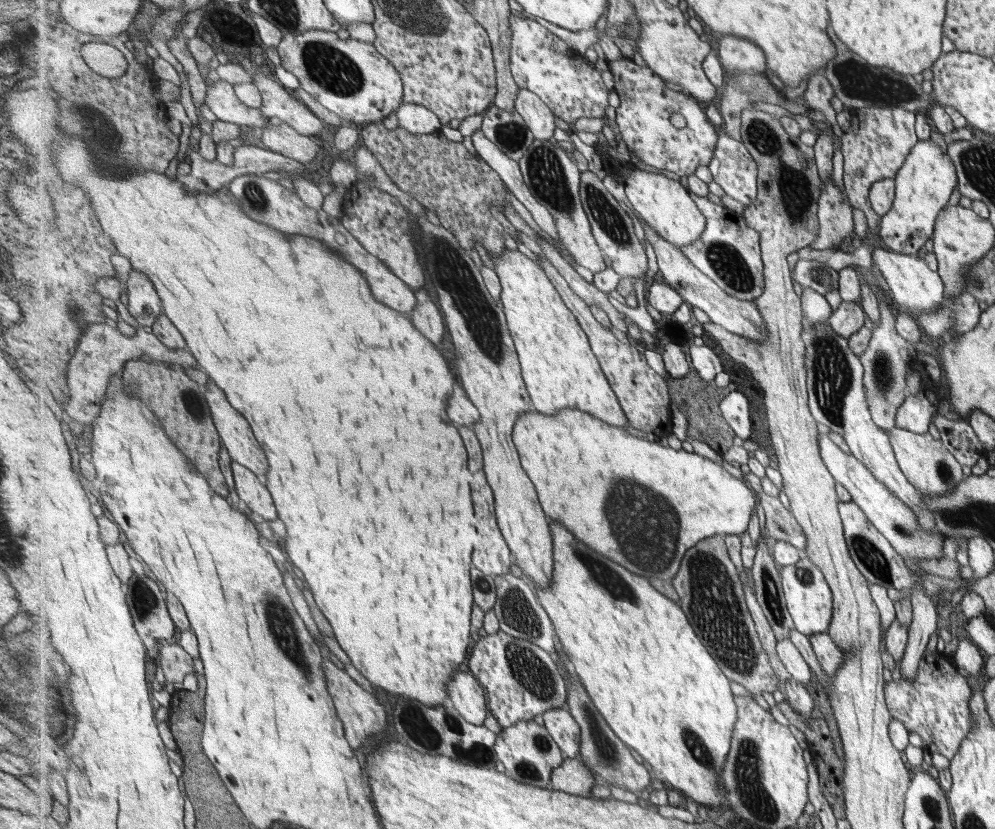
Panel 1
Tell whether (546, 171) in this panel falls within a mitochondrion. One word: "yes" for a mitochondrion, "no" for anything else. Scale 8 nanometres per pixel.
yes

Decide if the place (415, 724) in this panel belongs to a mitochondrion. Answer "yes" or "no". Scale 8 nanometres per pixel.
yes

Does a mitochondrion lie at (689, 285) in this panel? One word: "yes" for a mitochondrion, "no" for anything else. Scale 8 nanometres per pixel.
yes

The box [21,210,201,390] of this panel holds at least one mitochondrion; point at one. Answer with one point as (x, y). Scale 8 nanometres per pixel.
(77, 315)

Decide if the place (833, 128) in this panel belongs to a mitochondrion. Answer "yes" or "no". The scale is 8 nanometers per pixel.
no

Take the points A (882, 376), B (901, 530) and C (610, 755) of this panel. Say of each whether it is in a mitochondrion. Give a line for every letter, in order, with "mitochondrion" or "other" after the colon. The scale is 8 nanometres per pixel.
A: mitochondrion
B: mitochondrion
C: mitochondrion

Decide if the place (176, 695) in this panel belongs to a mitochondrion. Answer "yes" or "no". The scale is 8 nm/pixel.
no

